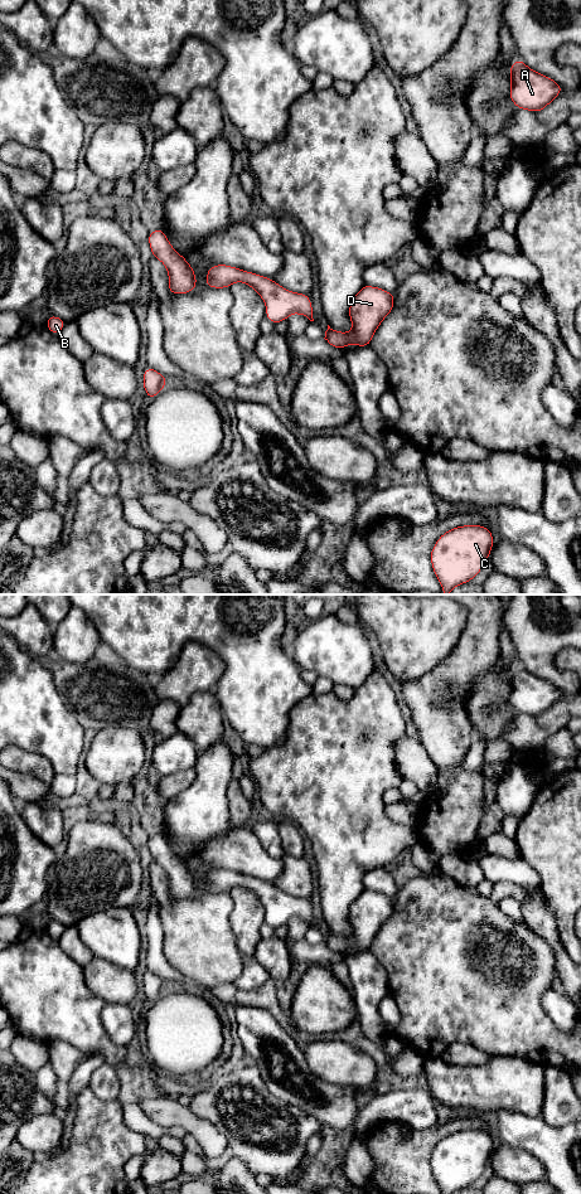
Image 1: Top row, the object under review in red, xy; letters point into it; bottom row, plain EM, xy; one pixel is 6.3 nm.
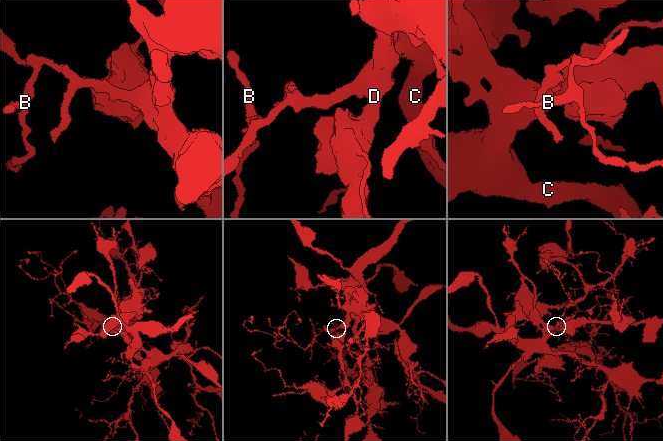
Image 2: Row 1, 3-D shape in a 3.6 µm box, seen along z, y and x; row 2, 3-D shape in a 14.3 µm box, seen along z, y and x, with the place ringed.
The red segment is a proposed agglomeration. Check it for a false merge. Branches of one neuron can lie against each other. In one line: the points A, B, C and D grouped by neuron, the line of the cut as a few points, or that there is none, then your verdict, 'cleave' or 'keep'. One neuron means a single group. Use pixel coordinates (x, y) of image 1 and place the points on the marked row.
A B C D | no cut | keep

